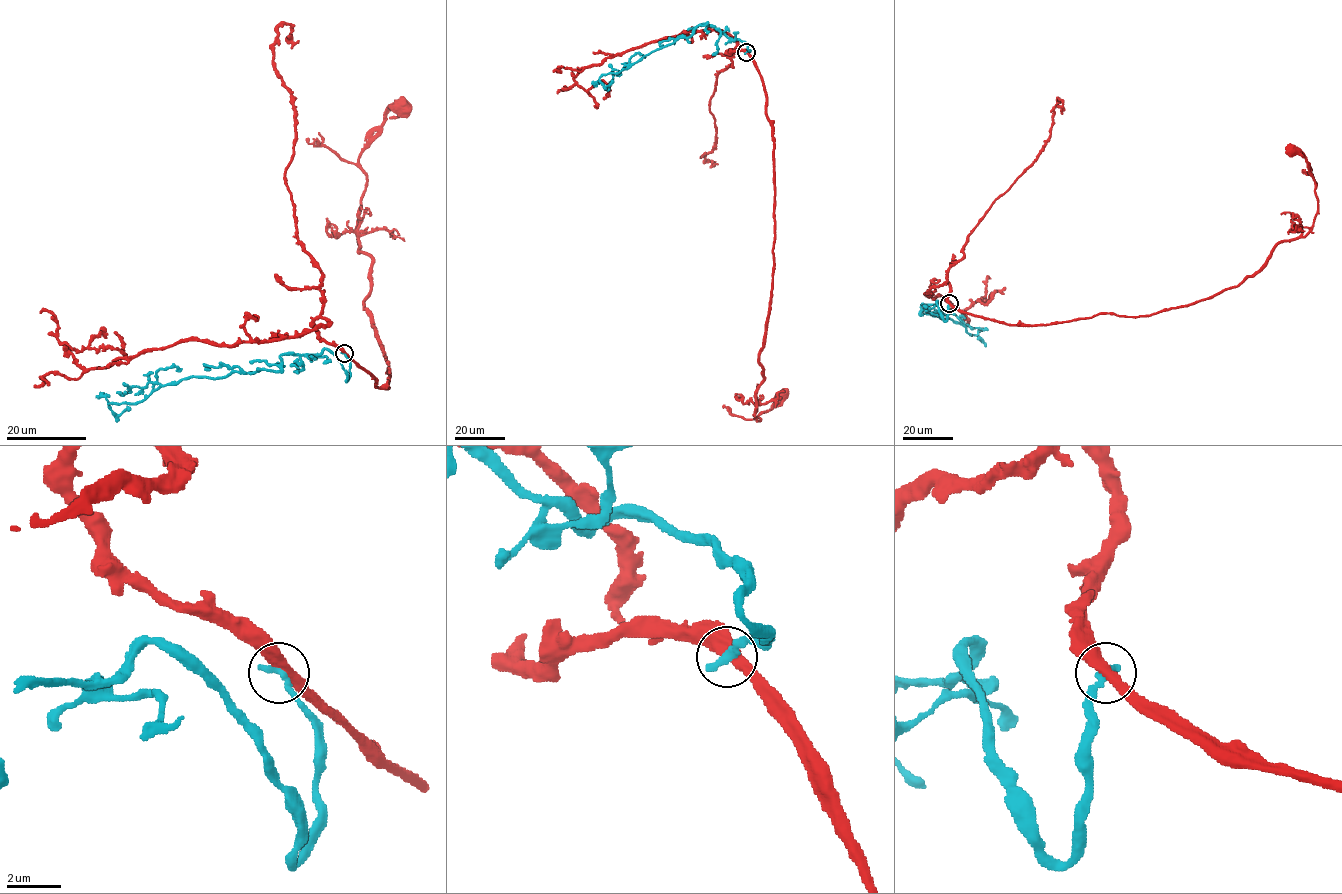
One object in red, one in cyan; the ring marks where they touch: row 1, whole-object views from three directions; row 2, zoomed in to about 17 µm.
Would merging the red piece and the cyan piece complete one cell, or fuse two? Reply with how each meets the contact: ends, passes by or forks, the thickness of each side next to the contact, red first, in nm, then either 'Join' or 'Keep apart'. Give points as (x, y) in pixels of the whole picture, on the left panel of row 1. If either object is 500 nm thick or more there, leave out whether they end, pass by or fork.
At the ring red passes by. At the ring cyan ends. Thickness 440 nm (red) against 320 nm. Keep apart

